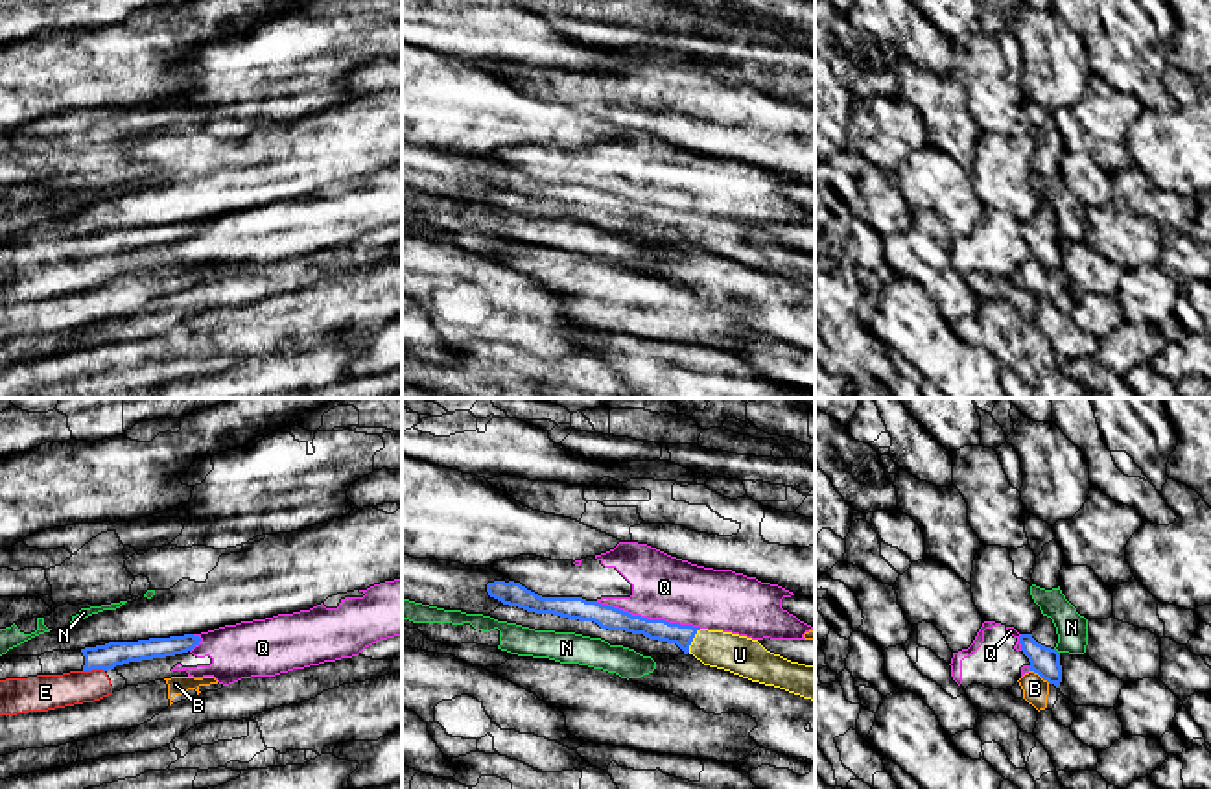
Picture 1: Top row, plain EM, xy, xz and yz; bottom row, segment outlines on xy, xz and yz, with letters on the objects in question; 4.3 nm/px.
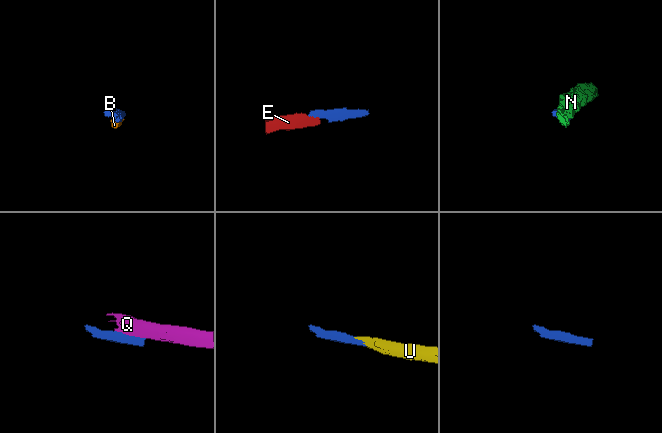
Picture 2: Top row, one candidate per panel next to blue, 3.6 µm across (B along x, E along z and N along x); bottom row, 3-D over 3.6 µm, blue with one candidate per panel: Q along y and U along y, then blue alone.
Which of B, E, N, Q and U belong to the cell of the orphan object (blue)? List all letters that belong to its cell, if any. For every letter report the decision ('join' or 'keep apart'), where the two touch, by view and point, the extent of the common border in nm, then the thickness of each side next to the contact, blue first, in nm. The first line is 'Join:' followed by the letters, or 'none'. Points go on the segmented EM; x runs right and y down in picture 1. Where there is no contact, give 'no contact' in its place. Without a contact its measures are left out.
Join: E, U
B: keep apart; contact yz (1040, 675); length 110 nm; calibres 130 and 110 nm
E: join; contact xy (93, 668); length 100 nm; calibres 110 and 160 nm
N: keep apart; contact yz (1057, 651); length 40 nm; calibres 130 and 140 nm
Q: keep apart; contact xz (649, 620); length 480 nm; calibres 100 and 280 nm
U: join; contact xz (692, 640); length 120 nm; calibres 100 and 170 nm

